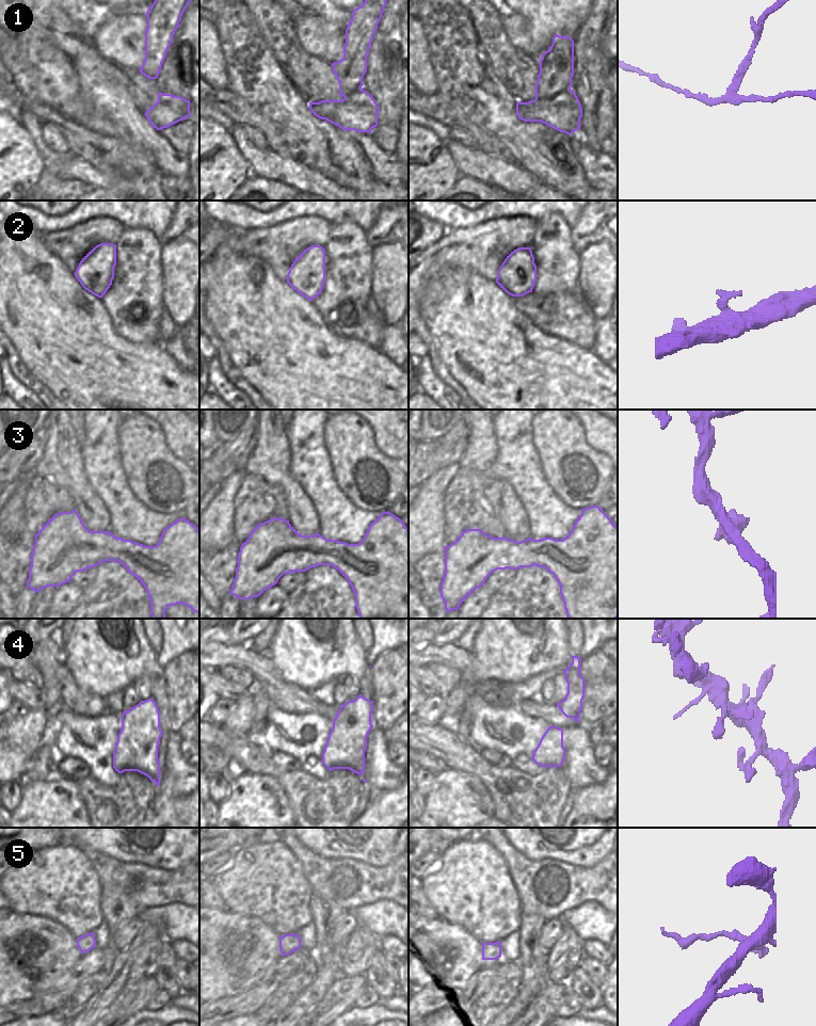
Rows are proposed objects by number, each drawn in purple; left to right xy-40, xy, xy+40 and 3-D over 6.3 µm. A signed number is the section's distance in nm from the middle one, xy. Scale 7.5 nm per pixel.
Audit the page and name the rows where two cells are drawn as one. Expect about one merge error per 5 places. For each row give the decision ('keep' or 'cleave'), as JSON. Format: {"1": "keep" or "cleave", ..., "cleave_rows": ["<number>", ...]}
{"1": "cleave", "2": "keep", "3": "keep", "4": "cleave", "5": "cleave", "cleave_rows": ["1", "4", "5"]}

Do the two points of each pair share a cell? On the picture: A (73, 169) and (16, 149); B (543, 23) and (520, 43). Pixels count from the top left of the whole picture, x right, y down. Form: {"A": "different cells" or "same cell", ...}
{"A": "different cells", "B": "different cells"}

